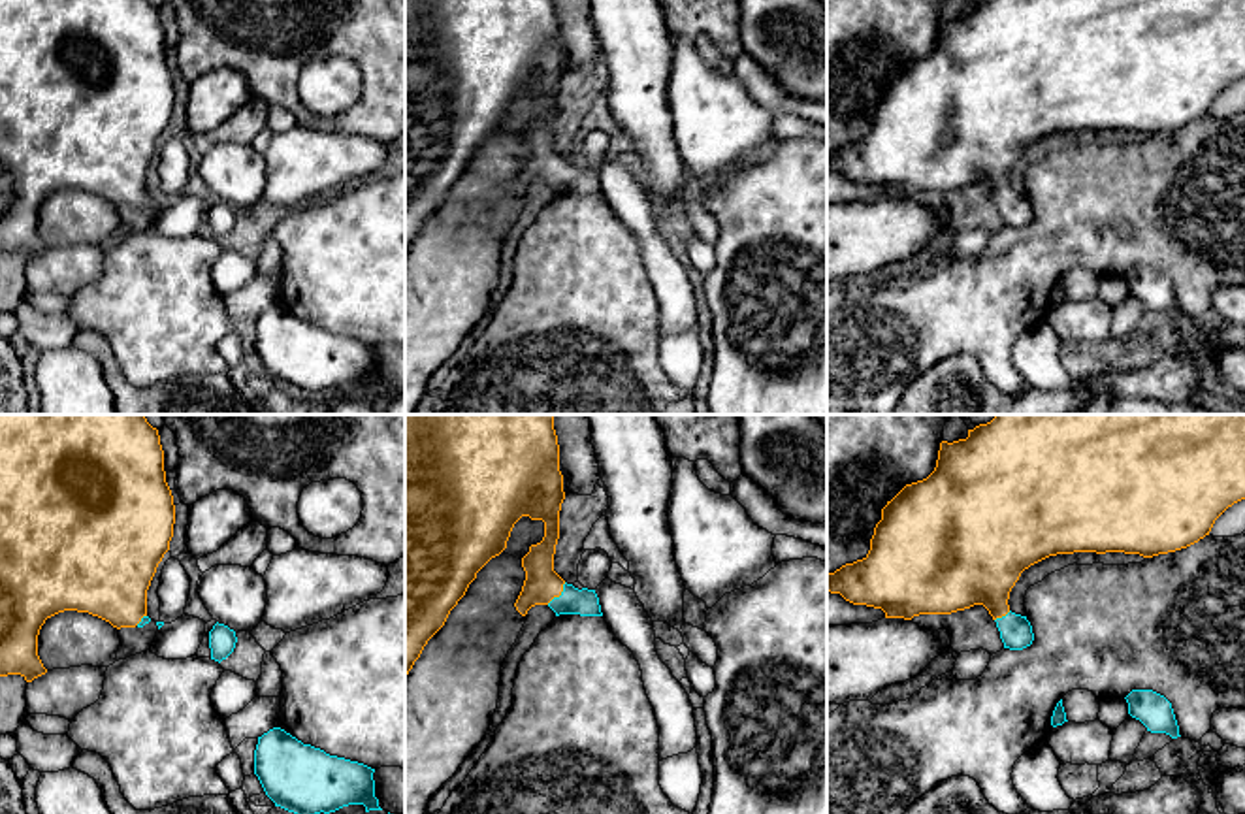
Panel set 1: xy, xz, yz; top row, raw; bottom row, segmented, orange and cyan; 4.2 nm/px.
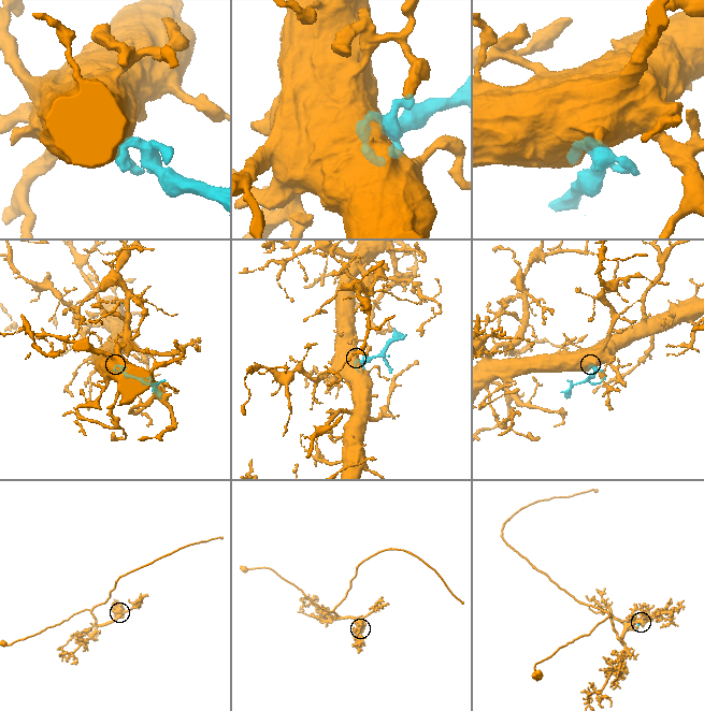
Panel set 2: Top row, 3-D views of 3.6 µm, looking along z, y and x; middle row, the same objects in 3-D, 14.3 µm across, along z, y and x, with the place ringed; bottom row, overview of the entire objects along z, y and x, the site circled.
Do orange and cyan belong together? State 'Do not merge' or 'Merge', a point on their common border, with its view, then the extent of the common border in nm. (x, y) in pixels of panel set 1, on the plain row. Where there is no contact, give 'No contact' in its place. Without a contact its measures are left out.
Merge. Touches orange at xz (558, 174). Shared border 130 nm

